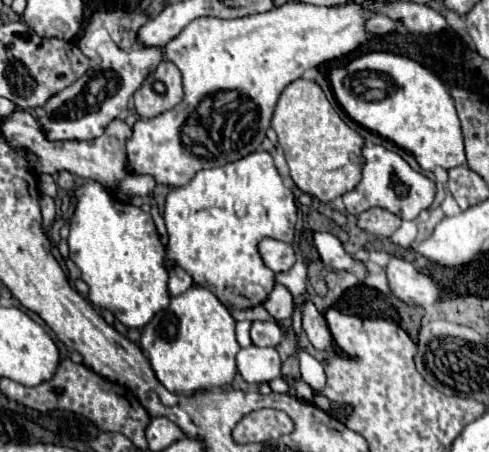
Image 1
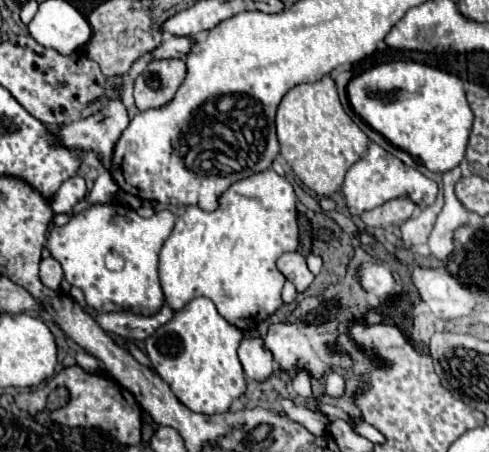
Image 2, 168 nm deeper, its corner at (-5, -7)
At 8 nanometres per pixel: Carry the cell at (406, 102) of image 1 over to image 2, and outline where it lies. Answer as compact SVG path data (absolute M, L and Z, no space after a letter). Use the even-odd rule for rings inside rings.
M414 61L382 63L356 75L348 83L348 99L364 123L394 147L418 157L428 171L446 173L464 161L472 111L462 81L456 75Z

